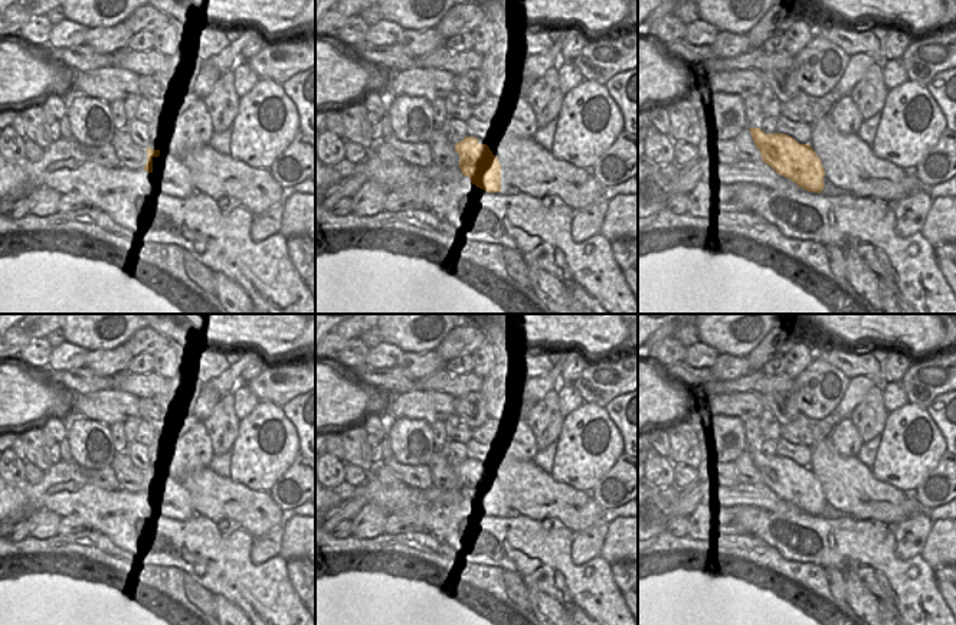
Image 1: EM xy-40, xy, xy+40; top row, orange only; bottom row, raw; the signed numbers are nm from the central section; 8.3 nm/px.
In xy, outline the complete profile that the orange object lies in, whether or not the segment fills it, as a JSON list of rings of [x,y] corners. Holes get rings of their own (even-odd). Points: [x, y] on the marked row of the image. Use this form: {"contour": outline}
{"contour": [[[465,137],[455,144],[459,154],[459,168],[477,187],[500,196],[515,190],[507,181],[505,170],[487,144],[479,144],[475,137]]]}

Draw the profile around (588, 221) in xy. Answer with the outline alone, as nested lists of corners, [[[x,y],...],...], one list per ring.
[[[602,196],[592,204],[574,210],[570,225],[570,233],[574,242],[583,242],[593,235],[599,235],[608,210],[608,200],[606,196]]]

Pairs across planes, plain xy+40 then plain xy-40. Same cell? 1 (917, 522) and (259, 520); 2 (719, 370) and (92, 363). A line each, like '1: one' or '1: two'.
1: two
2: one

